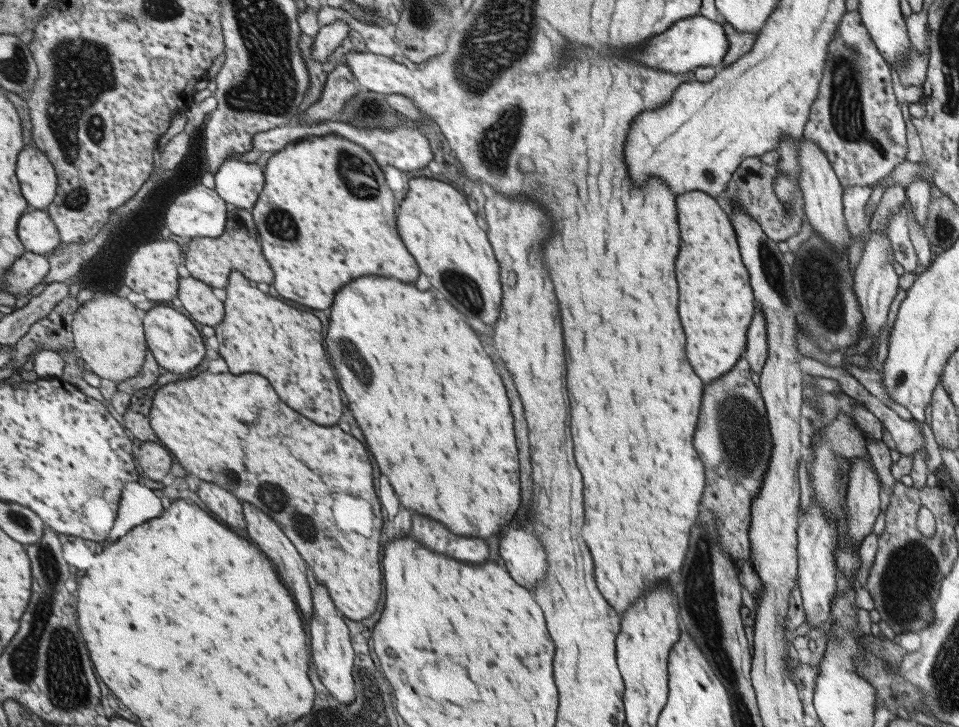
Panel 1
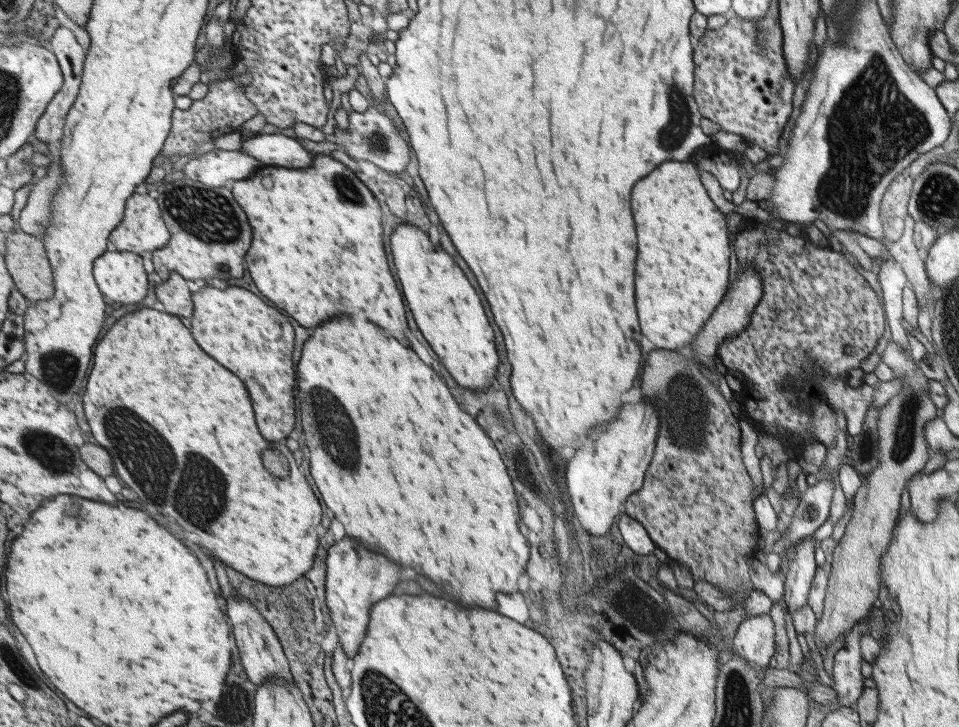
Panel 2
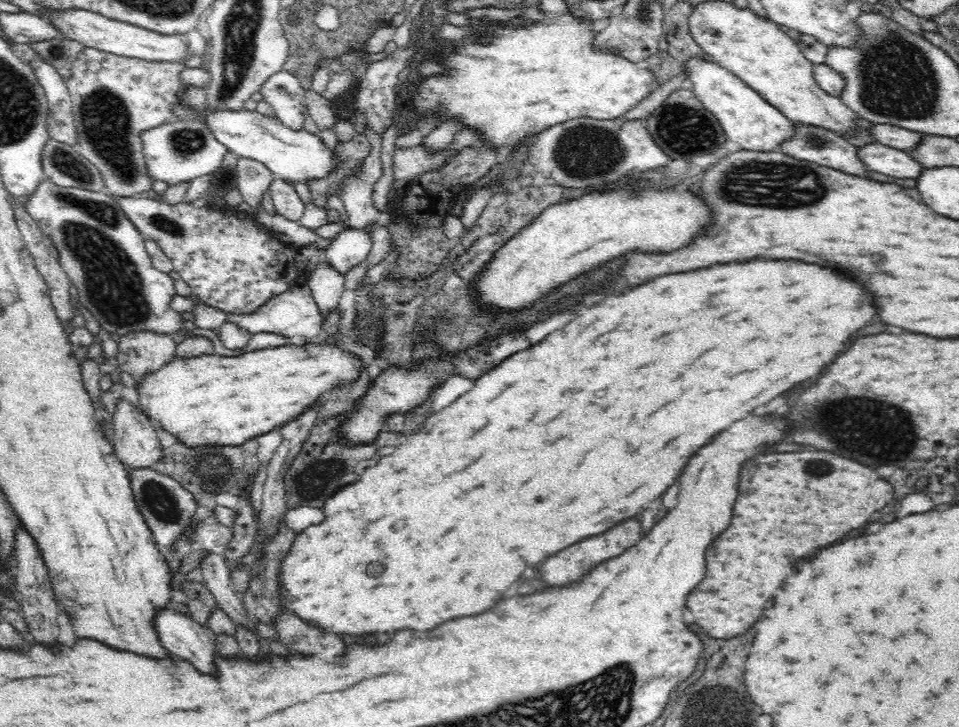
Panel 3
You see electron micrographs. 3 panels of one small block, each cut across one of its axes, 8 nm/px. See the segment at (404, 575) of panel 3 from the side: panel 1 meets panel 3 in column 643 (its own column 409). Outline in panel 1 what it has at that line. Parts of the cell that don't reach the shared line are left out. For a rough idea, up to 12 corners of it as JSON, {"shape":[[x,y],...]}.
{"shape":[[347,284],[327,352],[403,508],[487,538],[509,402],[443,298]]}

